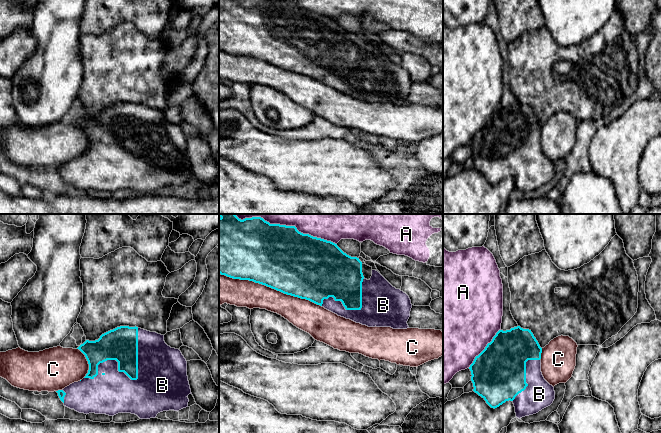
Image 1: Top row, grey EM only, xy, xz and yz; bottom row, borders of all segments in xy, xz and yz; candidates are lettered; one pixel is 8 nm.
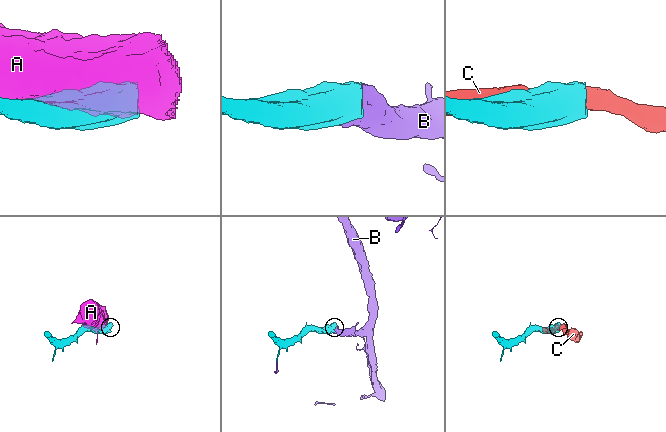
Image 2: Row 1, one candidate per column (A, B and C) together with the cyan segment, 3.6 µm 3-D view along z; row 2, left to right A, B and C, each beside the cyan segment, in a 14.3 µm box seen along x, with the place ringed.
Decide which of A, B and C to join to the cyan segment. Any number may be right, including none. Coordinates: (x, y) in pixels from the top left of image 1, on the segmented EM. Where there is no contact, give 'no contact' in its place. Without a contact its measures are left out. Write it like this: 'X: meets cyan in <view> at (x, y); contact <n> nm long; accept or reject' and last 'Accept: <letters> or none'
A: meets cyan in yz at (485, 348); contact 400 nm long; reject
B: meets cyan in xy at (128, 376); contact 600 nm long; accept
C: meets cyan in xz at (270, 287); contact 850 nm long; reject
Accept: B

